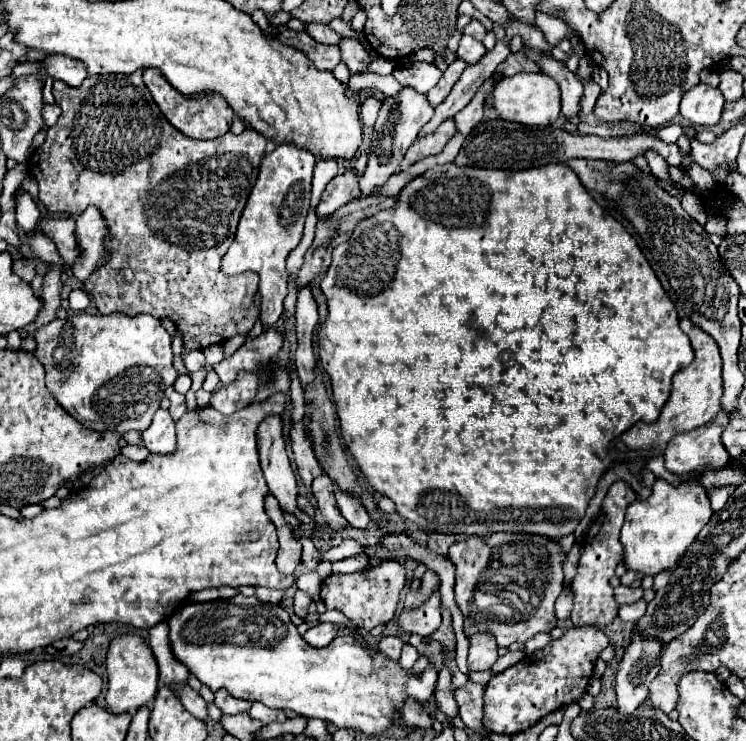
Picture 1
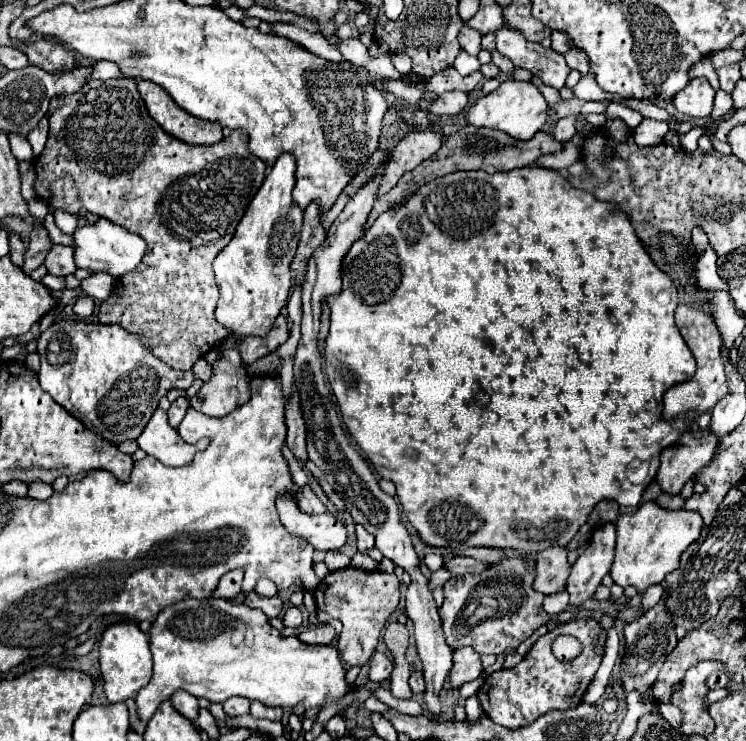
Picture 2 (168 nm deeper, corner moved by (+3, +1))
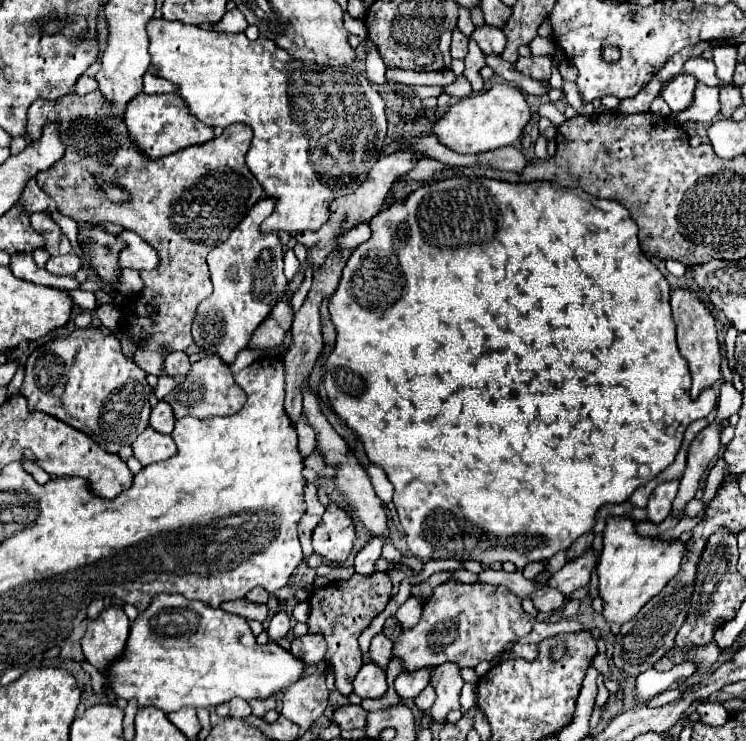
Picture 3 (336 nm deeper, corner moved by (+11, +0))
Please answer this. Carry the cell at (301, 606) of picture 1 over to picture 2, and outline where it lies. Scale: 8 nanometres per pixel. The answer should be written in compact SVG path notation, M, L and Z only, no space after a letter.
M290 606L282 618L284 626L288 628L300 628L302 626L302 612L296 608L296 606Z

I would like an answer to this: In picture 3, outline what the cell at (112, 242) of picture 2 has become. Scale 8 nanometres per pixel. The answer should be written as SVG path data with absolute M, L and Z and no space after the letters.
M122 231L116 237L126 243L126 247L118 253L118 267L120 269L128 267L128 269L142 271L142 269L152 269L158 265L156 251L146 241L142 241L136 233Z

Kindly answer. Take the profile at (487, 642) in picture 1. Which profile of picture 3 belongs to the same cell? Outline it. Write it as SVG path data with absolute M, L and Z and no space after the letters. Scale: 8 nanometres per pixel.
M456 663L438 665L436 669L432 669L430 683L436 689L436 701L428 713L434 723L442 723L442 721L446 721L448 711L460 709L458 697L460 697L460 689L464 685L464 681L460 677L460 667Z

